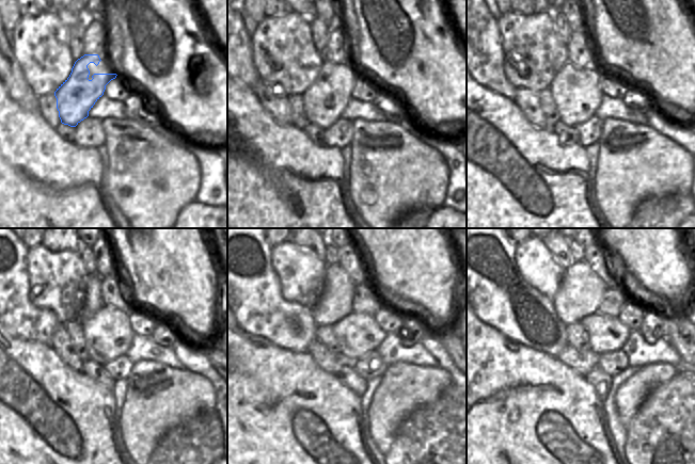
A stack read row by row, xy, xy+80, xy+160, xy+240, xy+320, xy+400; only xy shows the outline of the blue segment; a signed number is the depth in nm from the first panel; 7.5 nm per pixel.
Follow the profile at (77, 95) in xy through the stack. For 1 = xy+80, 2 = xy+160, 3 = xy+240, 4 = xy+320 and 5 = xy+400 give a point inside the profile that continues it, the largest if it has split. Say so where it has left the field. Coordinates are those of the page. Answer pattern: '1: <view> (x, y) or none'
1: xy+80 (325, 100)
2: xy+160 (578, 96)
3: xy+240 (108, 335)
4: xy+320 (358, 335)
5: xy+400 (605, 334)

